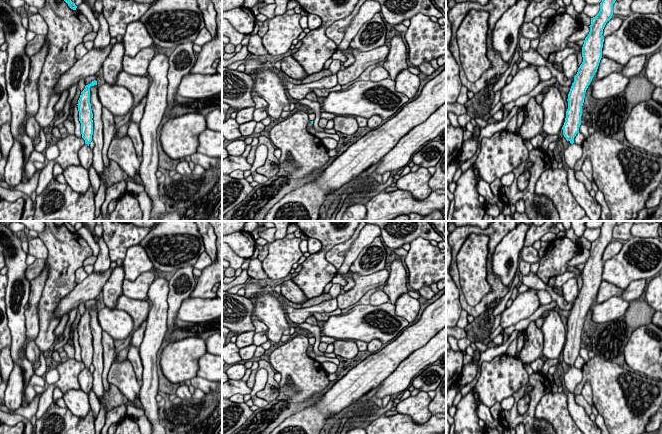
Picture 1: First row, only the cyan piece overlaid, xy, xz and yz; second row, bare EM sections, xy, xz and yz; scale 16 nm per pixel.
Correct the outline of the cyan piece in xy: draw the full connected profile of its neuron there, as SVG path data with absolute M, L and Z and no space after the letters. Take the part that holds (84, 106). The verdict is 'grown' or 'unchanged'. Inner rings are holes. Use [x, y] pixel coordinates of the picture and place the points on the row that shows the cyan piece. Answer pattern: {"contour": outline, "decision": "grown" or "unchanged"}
{"contour": "M94 80L90 84L85 86L85 89L81 92L78 100L79 121L81 123L81 134L85 140L85 144L78 151L78 157L81 165L89 171L93 161L93 151L89 144L92 141L93 135L93 113L90 103L90 87L97 85L97 81Z", "decision": "grown"}

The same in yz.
{"contour": "M602 0L599 13L591 18L590 32L585 38L582 47L583 62L574 76L574 82L568 94L568 109L562 130L566 140L571 143L564 150L565 162L571 169L574 169L576 162L583 154L582 146L574 143L574 137L579 132L581 125L582 106L586 90L597 72L602 58L603 29L612 18L615 1Z", "decision": "grown"}

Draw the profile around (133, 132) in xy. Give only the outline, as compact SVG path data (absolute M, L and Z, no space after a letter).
M131 118L129 120L129 127L127 134L133 142L133 146L135 148L138 159L142 160L142 150L143 150L143 141L140 134L139 124L136 122L132 122Z

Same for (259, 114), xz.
M267 107L266 108L255 109L255 111L253 113L253 120L255 122L257 122L257 123L261 122L266 117L268 117Z

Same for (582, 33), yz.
M583 24L579 30L577 30L574 34L568 37L569 42L576 42L578 40L585 39L590 32L590 27L586 24Z

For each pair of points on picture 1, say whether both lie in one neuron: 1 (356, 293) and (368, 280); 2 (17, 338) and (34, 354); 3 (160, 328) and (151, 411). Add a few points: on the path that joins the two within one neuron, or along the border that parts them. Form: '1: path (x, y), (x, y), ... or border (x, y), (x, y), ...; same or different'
1: path (359, 290), (365, 283); same
2: border (25, 356), (32, 367); different
3: path (149, 349), (149, 390); same

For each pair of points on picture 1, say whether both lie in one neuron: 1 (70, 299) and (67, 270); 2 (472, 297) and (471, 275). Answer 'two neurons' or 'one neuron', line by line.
1: two neurons
2: one neuron

